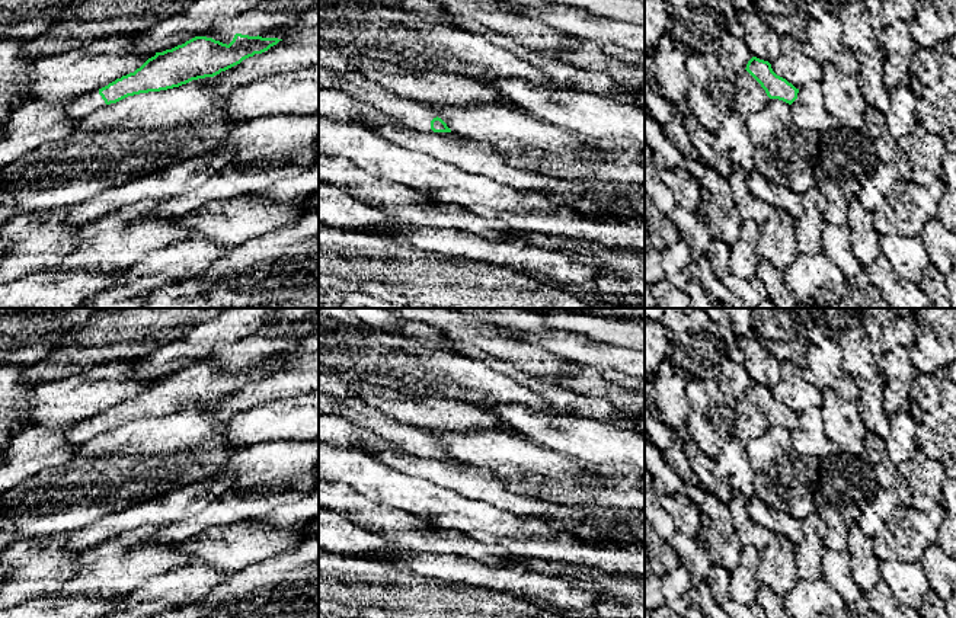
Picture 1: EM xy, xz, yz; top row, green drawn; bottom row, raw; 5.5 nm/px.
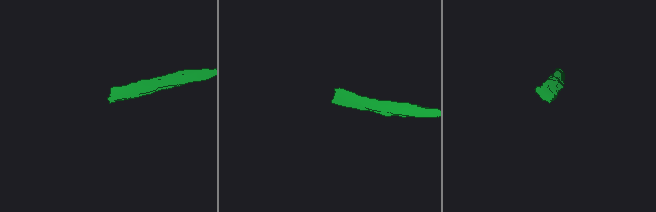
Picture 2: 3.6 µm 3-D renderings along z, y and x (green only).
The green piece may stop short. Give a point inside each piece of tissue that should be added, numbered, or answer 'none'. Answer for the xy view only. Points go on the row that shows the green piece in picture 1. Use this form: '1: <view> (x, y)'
1: xy (86, 103)

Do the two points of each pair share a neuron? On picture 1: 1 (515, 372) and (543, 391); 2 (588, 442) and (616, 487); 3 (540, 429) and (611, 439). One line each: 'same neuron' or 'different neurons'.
1: same neuron
2: different neurons
3: same neuron

